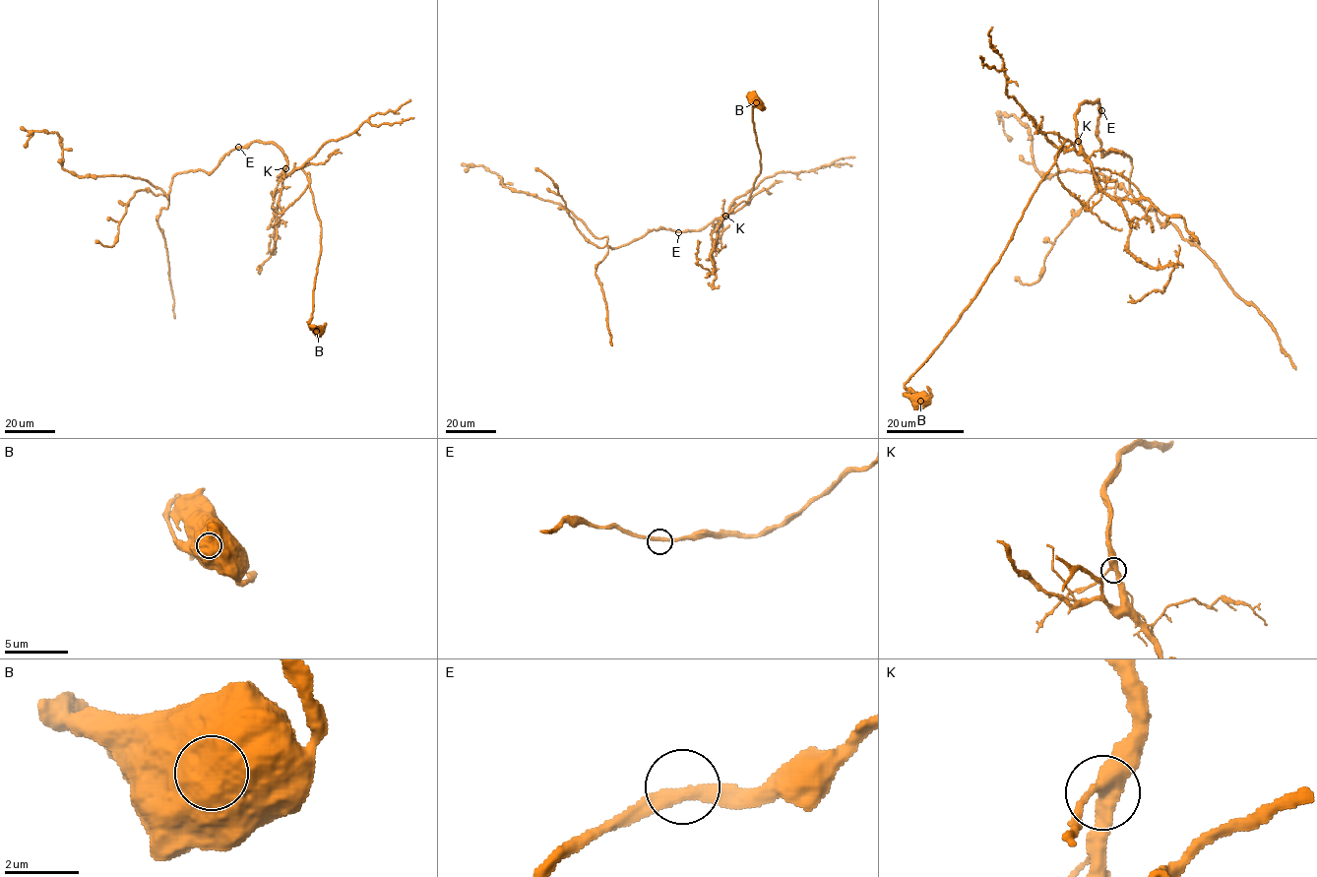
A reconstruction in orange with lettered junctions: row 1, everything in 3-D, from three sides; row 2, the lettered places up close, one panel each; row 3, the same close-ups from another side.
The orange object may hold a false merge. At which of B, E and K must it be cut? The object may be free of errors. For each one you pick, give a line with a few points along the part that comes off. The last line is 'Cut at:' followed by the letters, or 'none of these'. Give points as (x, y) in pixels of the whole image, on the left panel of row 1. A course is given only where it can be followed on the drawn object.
Cut at: none of these

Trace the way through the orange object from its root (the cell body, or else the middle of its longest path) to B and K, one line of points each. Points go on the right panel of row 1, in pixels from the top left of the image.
B: (1100, 112), (1098, 99), (1080, 105), (1080, 151), (1064, 143), (977, 294), (905, 385), (920, 401)
K: (1100, 112), (1098, 99), (1085, 101), (1080, 105), (1076, 114), (1078, 141)

